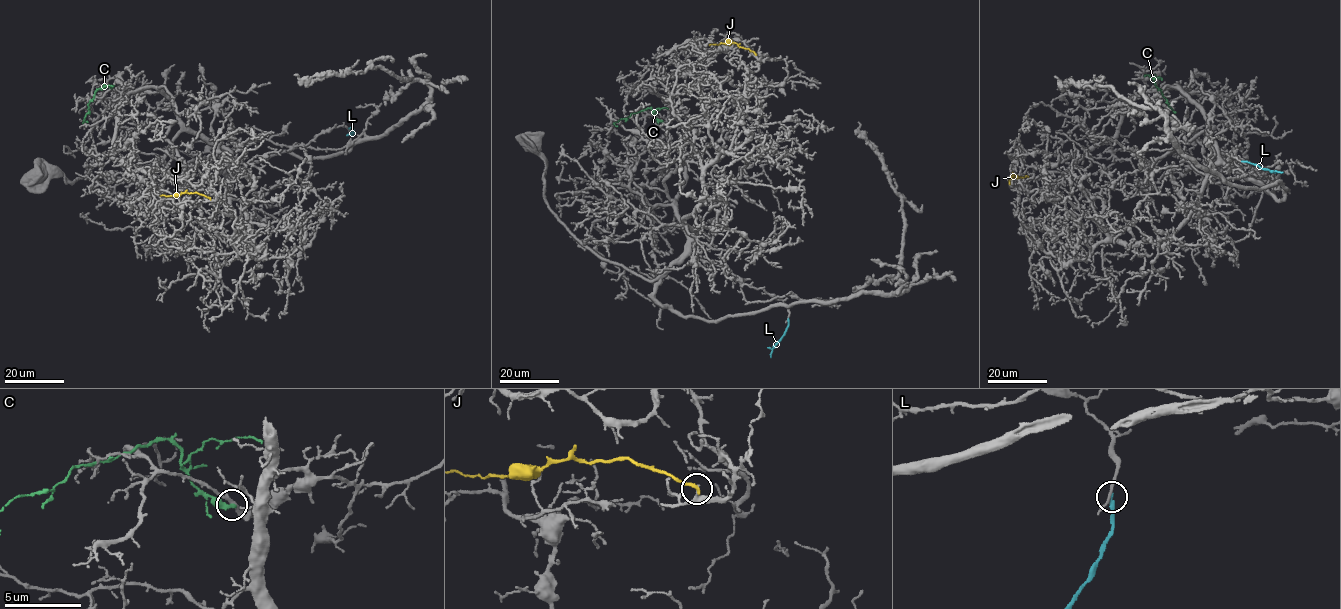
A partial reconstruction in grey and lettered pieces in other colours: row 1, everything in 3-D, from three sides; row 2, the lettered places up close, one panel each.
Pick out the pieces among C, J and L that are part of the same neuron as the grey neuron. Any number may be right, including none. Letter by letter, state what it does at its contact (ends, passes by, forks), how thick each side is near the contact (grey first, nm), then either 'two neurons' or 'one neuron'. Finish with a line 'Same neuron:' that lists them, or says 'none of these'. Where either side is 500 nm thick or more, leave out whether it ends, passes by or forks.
C: it ends | 240/320 nm | two neurons
J: it ends | 190/240 nm | two neurons
L: it ends | 160/190 nm | two neurons
Same neuron: none of these

